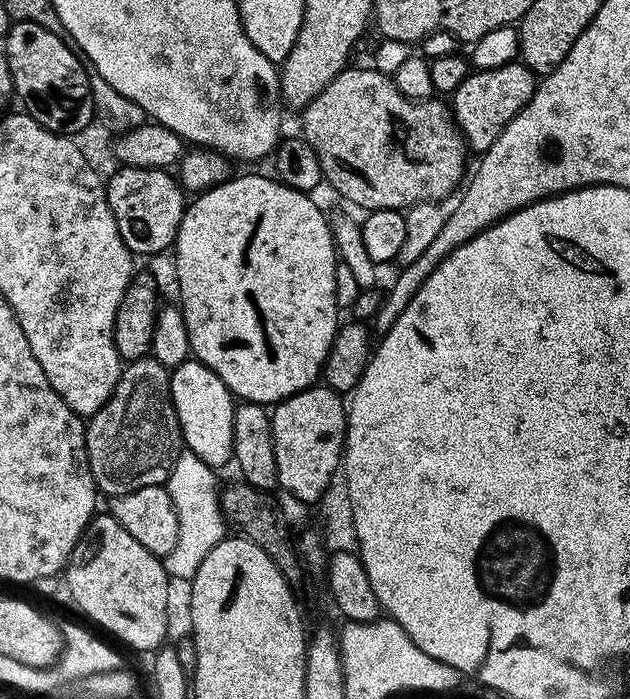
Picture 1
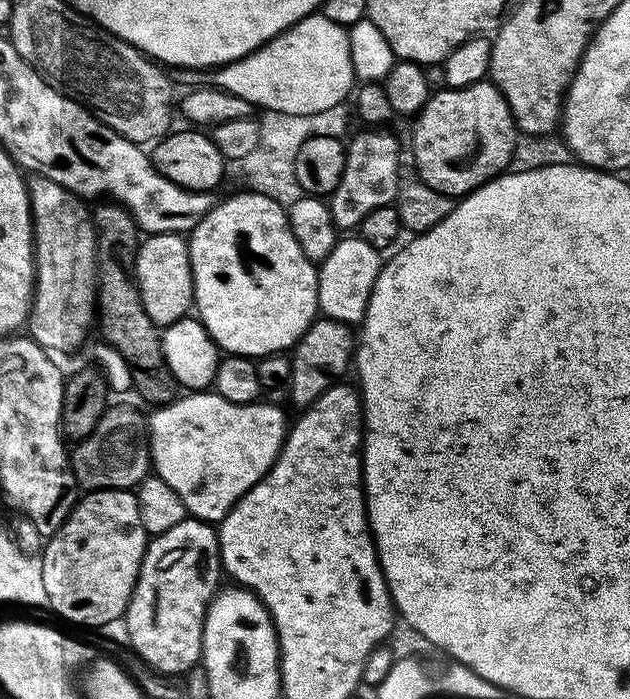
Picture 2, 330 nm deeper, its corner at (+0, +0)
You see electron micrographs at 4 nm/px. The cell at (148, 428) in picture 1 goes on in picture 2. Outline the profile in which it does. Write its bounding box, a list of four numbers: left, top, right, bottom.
[74,407,150,490]

